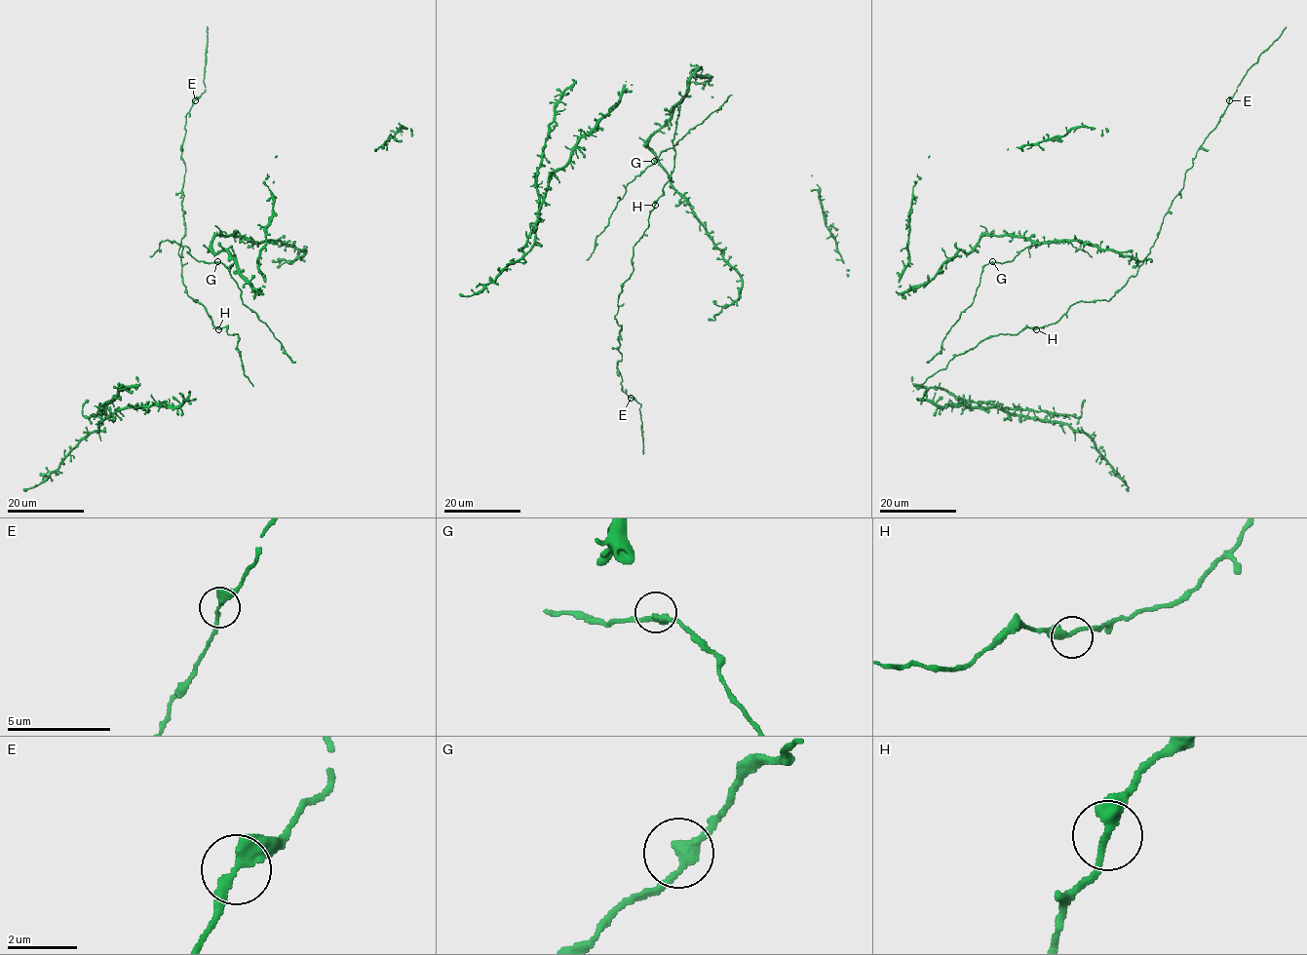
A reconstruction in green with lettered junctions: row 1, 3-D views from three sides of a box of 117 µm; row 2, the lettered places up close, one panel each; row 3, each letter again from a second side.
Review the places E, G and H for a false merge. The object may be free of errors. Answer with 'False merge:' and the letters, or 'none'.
False merge: none

